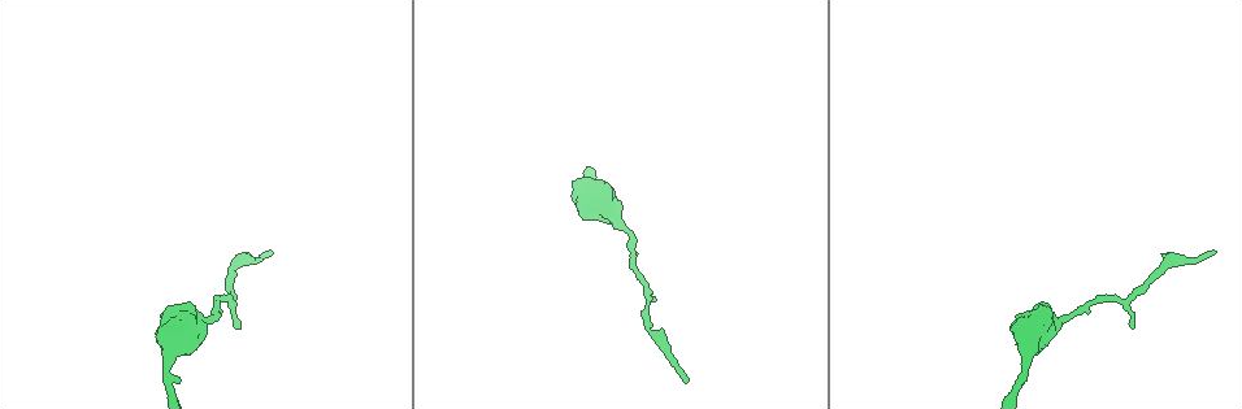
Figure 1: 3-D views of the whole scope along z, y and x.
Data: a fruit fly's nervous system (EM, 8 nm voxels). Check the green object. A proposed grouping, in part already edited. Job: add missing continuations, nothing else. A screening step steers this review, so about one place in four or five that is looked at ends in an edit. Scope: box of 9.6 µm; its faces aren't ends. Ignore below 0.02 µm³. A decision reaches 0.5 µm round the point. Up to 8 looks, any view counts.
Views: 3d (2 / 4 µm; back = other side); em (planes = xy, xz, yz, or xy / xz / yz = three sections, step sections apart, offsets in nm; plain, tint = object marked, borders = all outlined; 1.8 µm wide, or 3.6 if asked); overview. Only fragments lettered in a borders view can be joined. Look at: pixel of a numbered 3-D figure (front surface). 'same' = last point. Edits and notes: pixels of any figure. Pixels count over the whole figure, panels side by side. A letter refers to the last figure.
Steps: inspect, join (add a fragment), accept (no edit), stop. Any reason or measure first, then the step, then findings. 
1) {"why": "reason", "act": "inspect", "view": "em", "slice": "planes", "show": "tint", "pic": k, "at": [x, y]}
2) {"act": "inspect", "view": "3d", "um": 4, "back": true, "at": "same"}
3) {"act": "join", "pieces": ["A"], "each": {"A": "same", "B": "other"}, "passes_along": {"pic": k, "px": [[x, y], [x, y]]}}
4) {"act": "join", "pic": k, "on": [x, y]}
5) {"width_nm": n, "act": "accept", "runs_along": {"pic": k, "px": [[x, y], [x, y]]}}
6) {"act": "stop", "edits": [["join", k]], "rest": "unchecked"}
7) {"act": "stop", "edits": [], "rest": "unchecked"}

{"why": "sudden change in width", "act": "inspect", "view": "3d", "um": 4, "pic": 1, "at": [169, 344]}

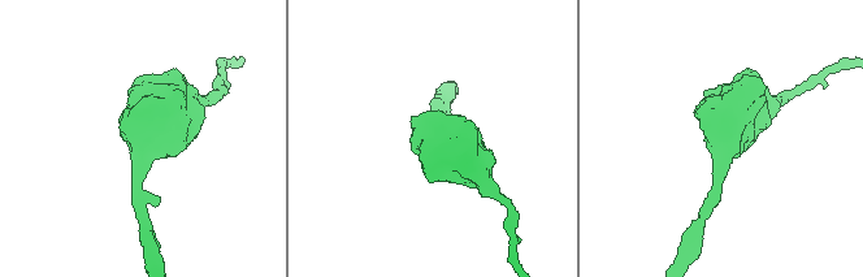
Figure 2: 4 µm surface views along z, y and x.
{"why": "shape alone is not enough", "act": "inspect", "view": "em", "um": 3.6, "slice": "planes", "show": "tint", "pic": 2, "at": [141, 142]}

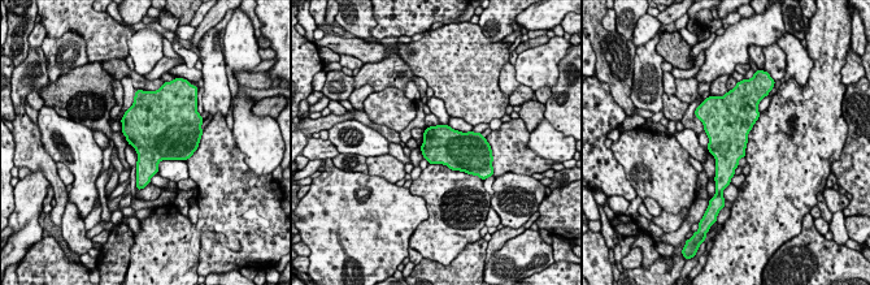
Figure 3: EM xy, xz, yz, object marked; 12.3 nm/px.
{"why": "what lies round it", "act": "inspect", "view": "em", "um": 3.6, "slice": "planes", "show": "borders", "at": "same"}

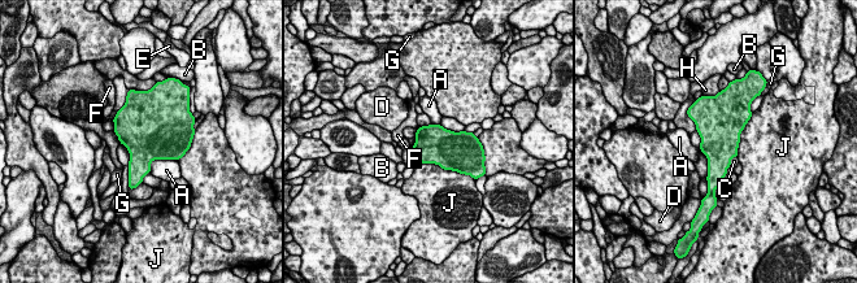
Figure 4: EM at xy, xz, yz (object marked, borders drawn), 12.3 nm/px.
{"act": "accept", "each": {"A": "other", "B": "other", "C": "other", "D": "other", "E": "other", "F": "other", "G": "other", "H": "other", "J": "other"}, "border": {"pic": 4, "px": [[177, 160], [153, 160], [149, 172]]}, "found": "no lettered fragment goes on from it"}

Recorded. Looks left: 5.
{"why": "branch stops here", "act": "inspect", "view": "3d", "um": 2, "pic": 1, "at": [238, 328]}

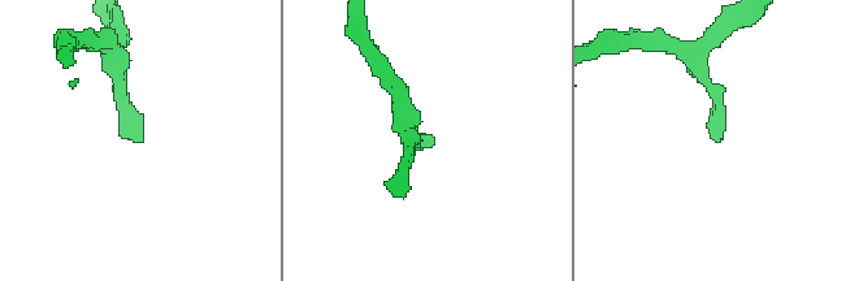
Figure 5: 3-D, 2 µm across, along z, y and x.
{"act": "inspect", "view": "em", "slice": "planes", "show": "tint", "pic": 5, "at": [719, 136]}

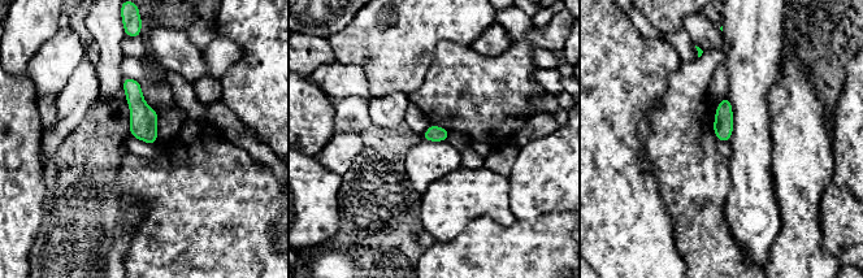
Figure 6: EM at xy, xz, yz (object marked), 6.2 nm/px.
{"why": "see the neighbours", "act": "inspect", "view": "em", "slice": "planes", "show": "borders", "at": "same"}

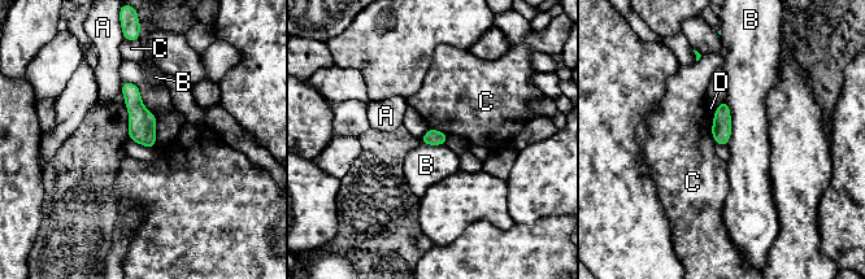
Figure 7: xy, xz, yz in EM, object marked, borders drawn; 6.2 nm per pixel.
{"longest_contact_nm": ["B", 280], "act": "accept", "each": {"A": "other", "B": "other", "C": "other", "D": "other"}, "border": {"pic": 7, "px": [[726, 99], [730, 114], [727, 144]]}, "found": "none of them fits"}

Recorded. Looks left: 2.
{"why": "an open end", "act": "inspect", "view": "em", "slice": "yz", "step": 8, "show": "plain", "pic": 1, "at": [270, 252]}

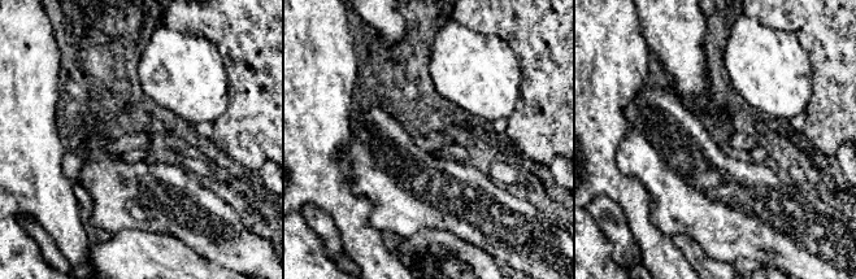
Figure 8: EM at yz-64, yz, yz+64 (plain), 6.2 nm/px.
{"act": "inspect", "view": "em", "slice": "yz", "step": 8, "show": "borders", "at": "same"}

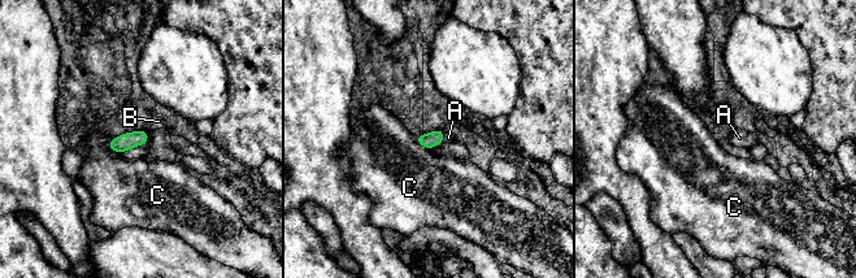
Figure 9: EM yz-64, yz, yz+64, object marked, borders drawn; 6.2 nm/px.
{"width_nm": 100, "act": "join", "pieces": ["A"], "each": {"A": "same", "B": "other", "C": "other"}, "found": "the neuron continues"}

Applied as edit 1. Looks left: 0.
{"act": "stop", "edits": [["join", 9]], "rest": "unchecked"}

